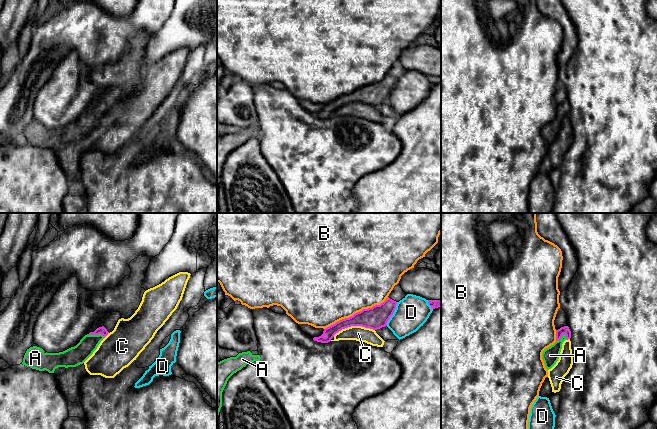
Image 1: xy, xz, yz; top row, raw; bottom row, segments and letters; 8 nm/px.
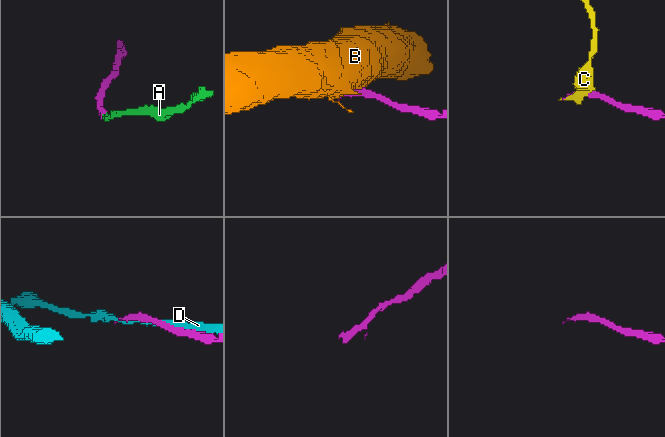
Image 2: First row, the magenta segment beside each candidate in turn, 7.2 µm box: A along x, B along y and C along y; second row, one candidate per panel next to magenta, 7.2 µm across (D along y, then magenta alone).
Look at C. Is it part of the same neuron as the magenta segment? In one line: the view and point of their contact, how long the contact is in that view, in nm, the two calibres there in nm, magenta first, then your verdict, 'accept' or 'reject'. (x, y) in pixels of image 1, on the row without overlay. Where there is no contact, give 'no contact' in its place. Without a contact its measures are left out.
contact xz (353, 101); length 340 nm; calibres 180 and 120 nm; reject

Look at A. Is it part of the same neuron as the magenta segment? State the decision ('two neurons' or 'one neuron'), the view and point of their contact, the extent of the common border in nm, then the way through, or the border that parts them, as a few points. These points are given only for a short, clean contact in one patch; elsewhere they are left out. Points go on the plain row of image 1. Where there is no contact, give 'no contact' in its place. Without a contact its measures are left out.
one neuron; meets magenta in xy at (96, 110); contact 150 nm long; runs through xy (102, 106), (96, 110), (74, 132)

